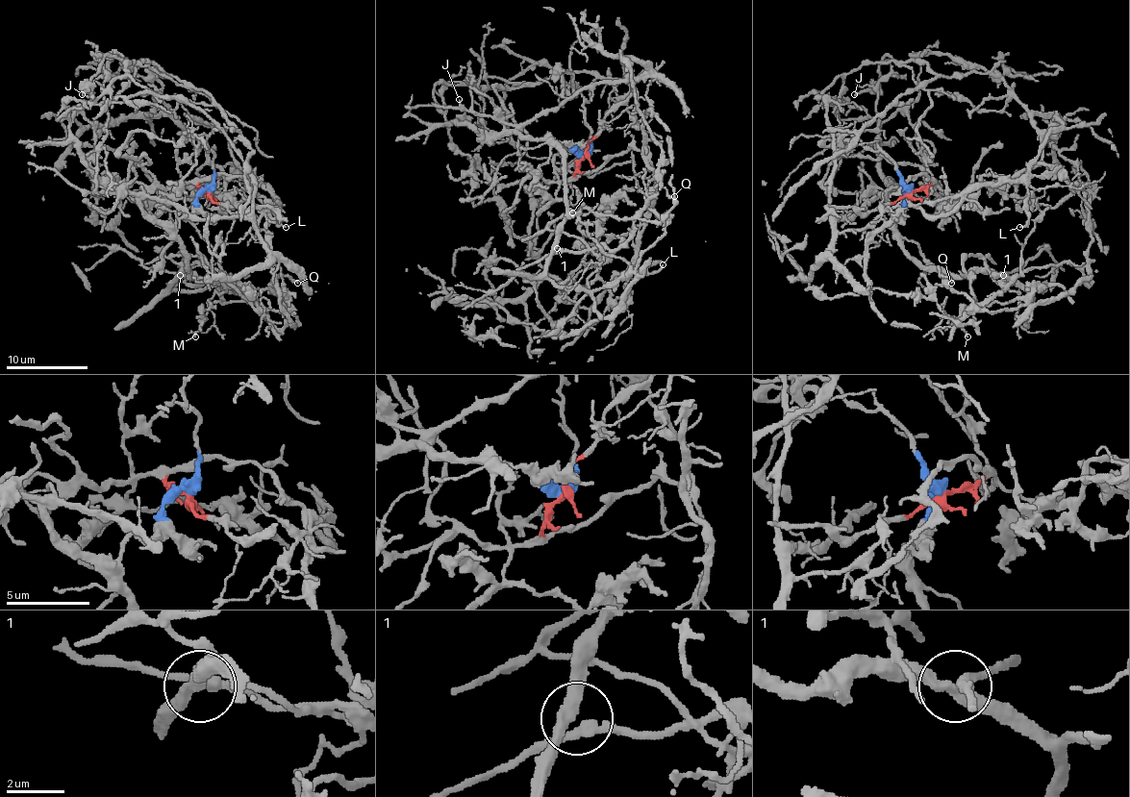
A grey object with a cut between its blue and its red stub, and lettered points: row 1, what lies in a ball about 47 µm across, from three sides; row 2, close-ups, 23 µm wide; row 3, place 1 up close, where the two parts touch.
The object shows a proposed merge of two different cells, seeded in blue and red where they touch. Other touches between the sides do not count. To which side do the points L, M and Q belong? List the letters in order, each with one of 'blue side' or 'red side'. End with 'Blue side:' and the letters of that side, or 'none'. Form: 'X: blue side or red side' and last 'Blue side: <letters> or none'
L: red side
M: blue side
Q: blue side
Blue side: M, Q

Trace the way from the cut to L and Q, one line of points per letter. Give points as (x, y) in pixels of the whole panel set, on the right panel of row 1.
L: (911, 191), (931, 183), (913, 175), (902, 193), (916, 204), (1017, 181), (1027, 197), (1019, 226)
Q: (911, 191), (894, 238), (927, 267), (1045, 287), (1009, 311), (982, 311), (951, 284)

